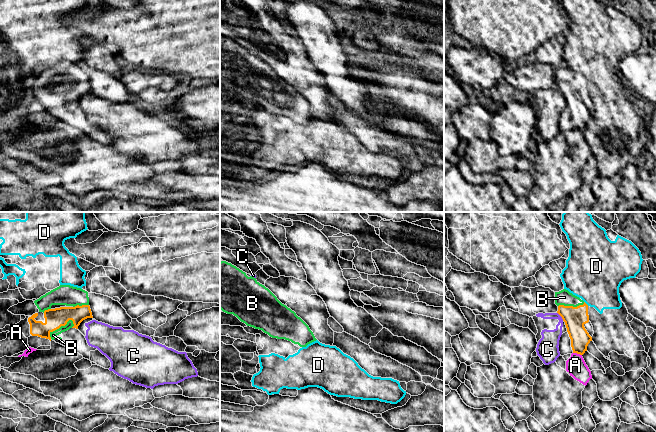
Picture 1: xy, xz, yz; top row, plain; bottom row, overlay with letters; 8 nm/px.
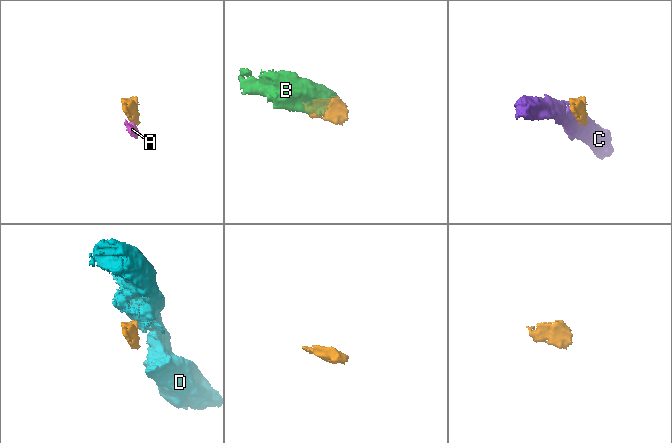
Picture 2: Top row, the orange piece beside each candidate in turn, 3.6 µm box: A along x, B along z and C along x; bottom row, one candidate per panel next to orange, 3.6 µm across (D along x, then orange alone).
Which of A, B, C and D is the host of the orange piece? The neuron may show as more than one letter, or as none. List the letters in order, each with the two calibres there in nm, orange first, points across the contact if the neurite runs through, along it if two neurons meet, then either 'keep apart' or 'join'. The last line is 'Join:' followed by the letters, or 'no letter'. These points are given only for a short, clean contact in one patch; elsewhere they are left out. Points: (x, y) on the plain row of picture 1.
A: calibres 160 and 160 nm; border yz (573, 128), (581, 131); keep apart
B: calibres 160 and 60 nm; join
C: calibres 180 and 150 nm; border yz (557, 88), (563, 96); keep apart
D: calibres 180 and 460 nm; border yz (584, 77), (588, 81); keep apart
Join: B

